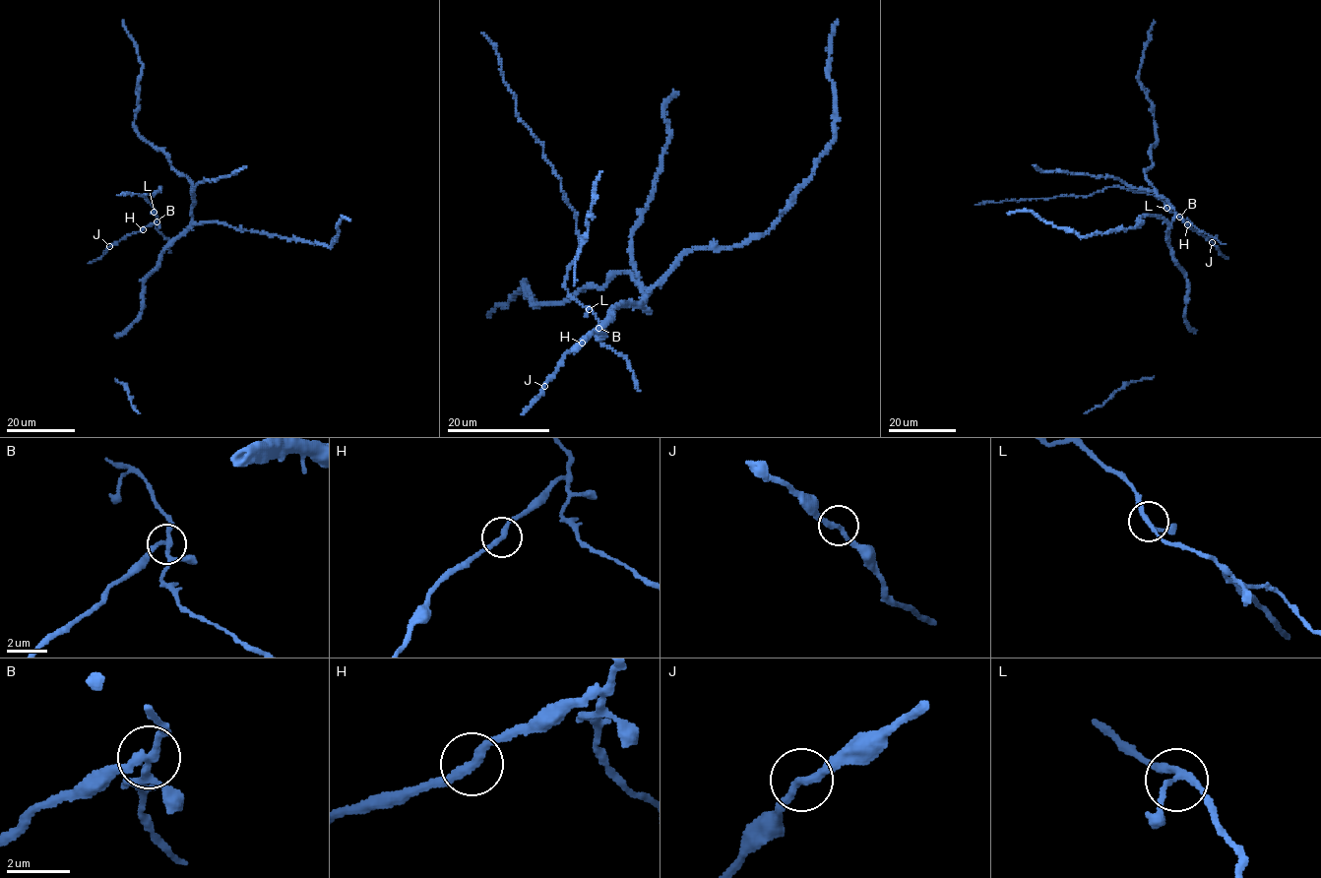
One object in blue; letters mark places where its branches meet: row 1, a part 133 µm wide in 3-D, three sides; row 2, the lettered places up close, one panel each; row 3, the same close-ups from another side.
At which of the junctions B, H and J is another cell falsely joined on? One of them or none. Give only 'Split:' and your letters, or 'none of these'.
Split: B

